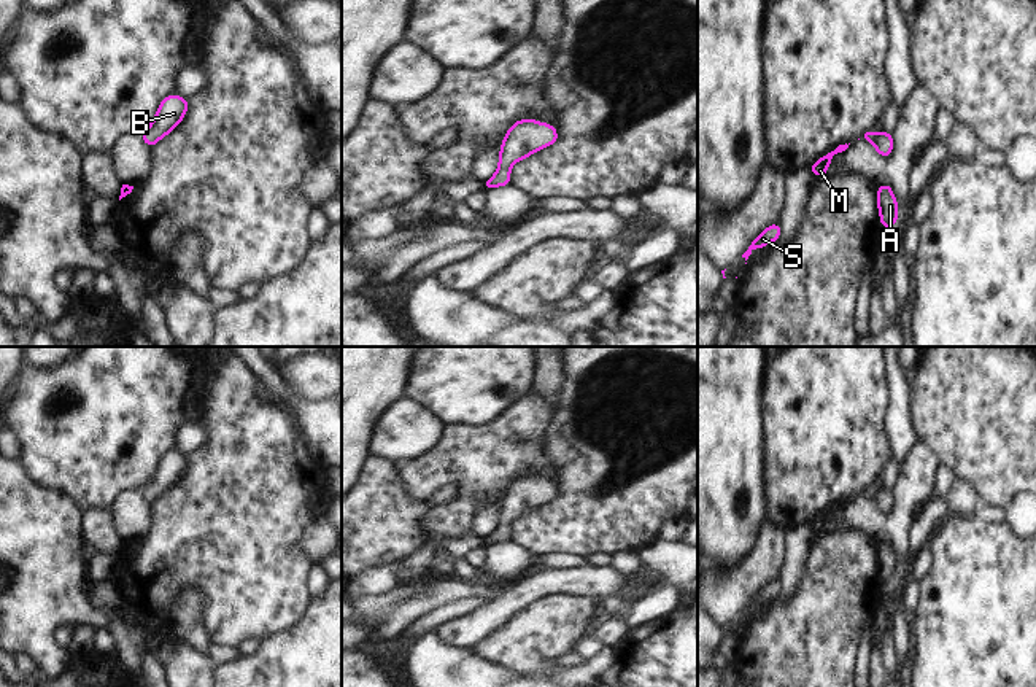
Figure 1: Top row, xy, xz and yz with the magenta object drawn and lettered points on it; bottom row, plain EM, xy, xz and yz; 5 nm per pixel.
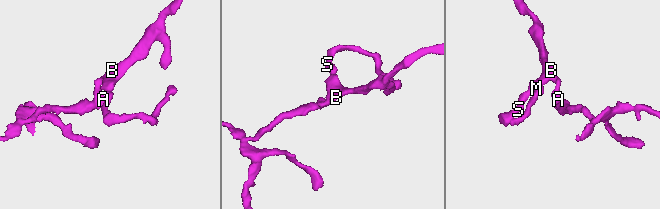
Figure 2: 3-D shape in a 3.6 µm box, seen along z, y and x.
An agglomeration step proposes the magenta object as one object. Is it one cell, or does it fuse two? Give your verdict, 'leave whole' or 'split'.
leave whole

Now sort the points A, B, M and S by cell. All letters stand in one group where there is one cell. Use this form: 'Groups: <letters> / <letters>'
Groups: A B M S

